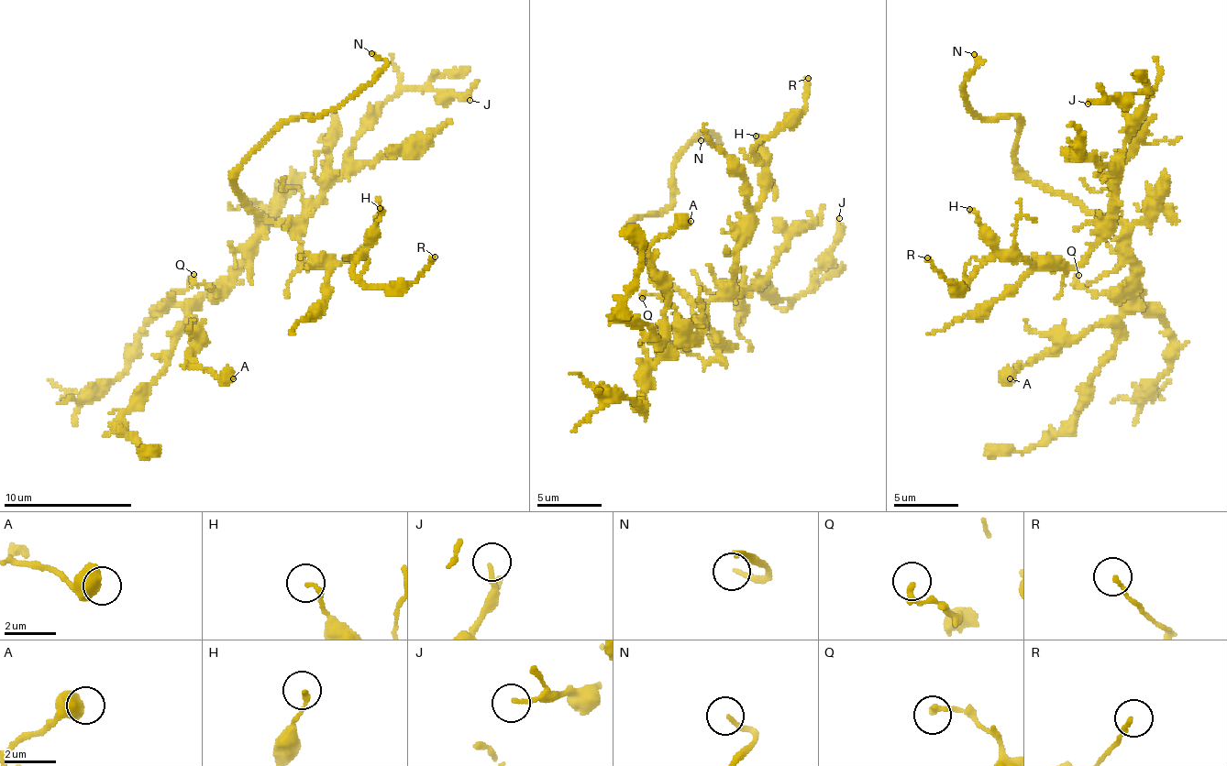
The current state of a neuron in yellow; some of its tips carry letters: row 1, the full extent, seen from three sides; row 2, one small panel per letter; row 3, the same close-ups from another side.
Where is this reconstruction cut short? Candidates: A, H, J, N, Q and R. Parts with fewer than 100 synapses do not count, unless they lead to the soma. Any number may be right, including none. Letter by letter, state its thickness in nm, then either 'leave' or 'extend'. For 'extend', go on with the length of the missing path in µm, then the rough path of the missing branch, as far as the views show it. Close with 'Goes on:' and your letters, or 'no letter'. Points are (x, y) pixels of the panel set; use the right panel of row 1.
A: 700 nm | leave
H: 170 nm | leave
J: 180 nm | leave
N: 180 nm | extend | 10 µm
Q: 240 nm | leave
R: 140 nm | leave
Goes on: N

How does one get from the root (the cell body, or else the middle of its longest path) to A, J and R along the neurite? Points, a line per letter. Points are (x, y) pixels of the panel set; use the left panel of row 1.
A: (257, 225), (256, 251), (190, 312), (201, 335), (187, 366), (200, 366), (216, 375), (233, 378)
J: (257, 225), (257, 219), (293, 223), (302, 216), (339, 174), (352, 142), (405, 90), (469, 100)
R: (257, 225), (261, 219), (290, 232), (303, 265), (363, 256), (353, 268), (367, 285), (408, 285), (435, 257)

